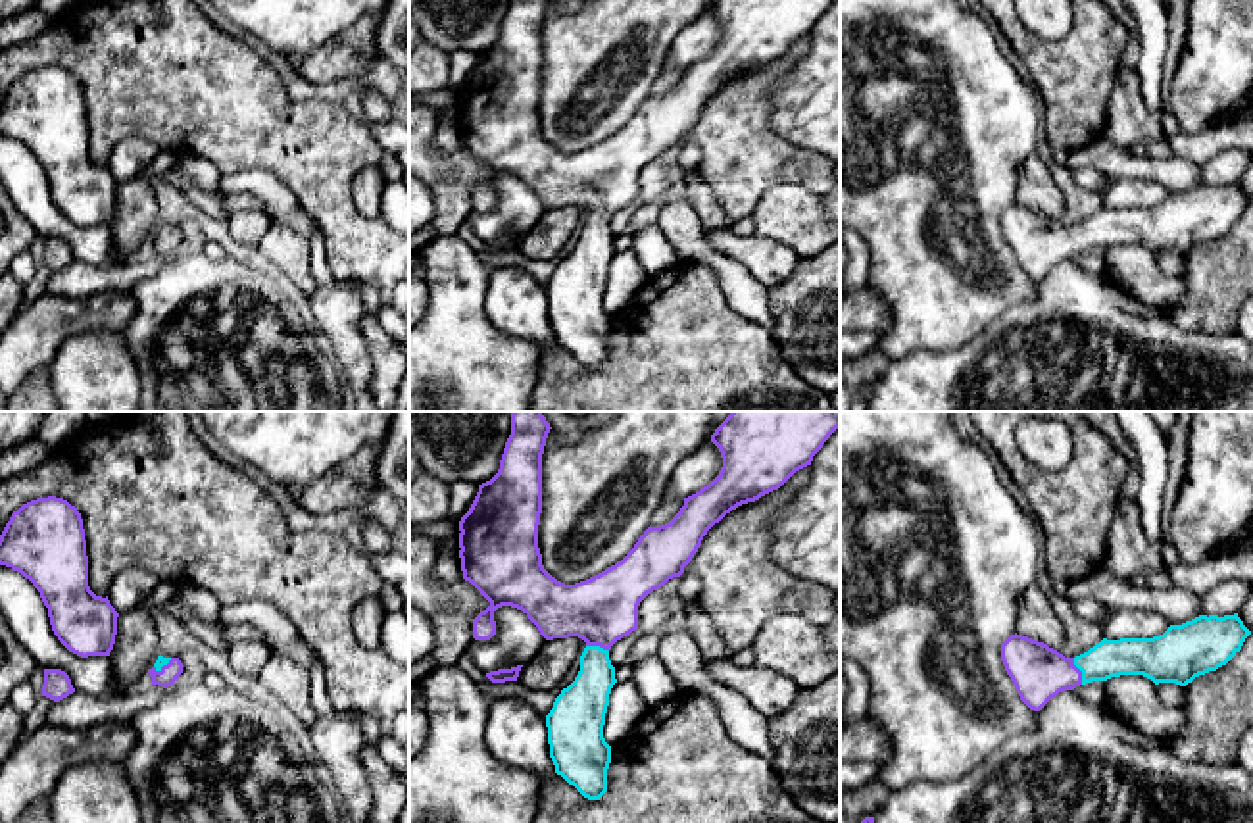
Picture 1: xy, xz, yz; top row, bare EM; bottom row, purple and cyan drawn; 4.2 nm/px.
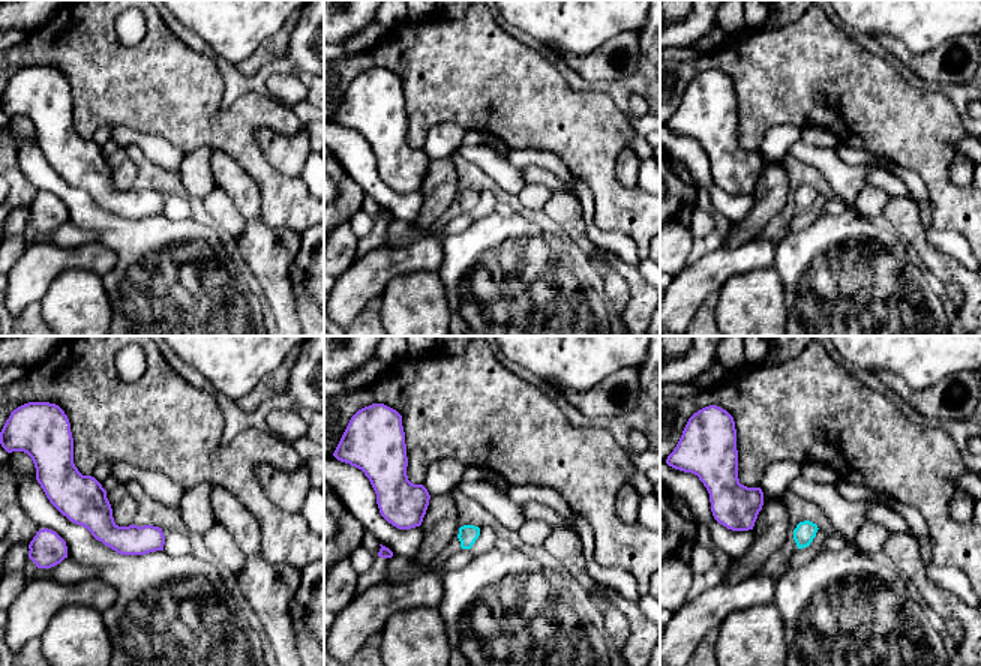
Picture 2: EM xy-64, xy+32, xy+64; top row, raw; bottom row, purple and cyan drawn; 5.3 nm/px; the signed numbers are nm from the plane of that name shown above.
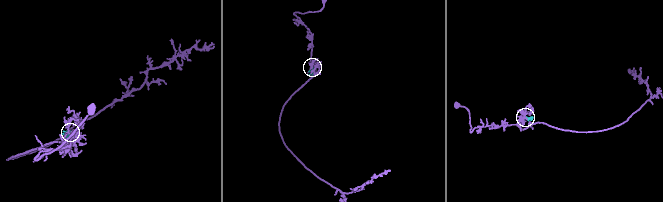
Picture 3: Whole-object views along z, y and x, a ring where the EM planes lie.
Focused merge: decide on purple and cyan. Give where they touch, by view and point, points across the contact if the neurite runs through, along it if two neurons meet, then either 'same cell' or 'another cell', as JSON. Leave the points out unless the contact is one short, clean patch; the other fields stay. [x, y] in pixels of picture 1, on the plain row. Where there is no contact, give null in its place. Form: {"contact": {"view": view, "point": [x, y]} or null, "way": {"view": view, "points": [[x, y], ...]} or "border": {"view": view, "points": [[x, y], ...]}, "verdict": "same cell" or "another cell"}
{"contact": {"view": "yz", "point": [1081, 241]}, "way": {"view": "yz", "points": [[1038, 241], [1081, 241], [1109, 227], [1129, 225]]}, "verdict": "same cell"}

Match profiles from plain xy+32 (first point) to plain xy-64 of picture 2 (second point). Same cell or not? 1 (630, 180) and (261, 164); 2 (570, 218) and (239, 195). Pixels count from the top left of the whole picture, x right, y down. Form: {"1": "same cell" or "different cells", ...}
{"1": "different cells", "2": "different cells"}

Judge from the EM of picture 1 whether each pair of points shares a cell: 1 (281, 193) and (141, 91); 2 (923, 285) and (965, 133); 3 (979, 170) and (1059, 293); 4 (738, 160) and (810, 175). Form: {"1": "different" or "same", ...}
{"1": "different", "2": "same", "3": "different", "4": "same"}

